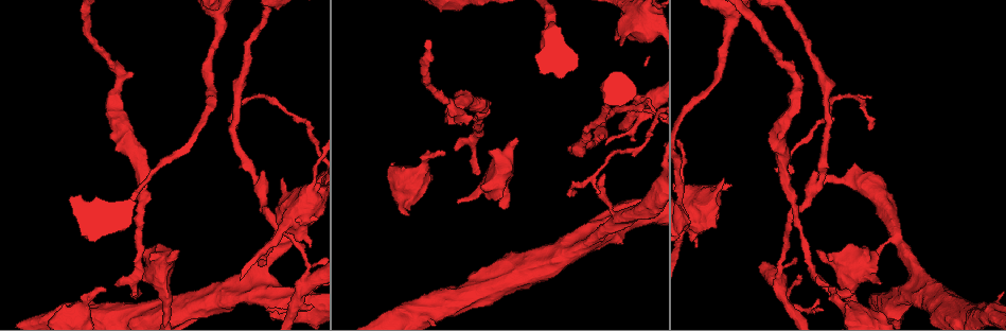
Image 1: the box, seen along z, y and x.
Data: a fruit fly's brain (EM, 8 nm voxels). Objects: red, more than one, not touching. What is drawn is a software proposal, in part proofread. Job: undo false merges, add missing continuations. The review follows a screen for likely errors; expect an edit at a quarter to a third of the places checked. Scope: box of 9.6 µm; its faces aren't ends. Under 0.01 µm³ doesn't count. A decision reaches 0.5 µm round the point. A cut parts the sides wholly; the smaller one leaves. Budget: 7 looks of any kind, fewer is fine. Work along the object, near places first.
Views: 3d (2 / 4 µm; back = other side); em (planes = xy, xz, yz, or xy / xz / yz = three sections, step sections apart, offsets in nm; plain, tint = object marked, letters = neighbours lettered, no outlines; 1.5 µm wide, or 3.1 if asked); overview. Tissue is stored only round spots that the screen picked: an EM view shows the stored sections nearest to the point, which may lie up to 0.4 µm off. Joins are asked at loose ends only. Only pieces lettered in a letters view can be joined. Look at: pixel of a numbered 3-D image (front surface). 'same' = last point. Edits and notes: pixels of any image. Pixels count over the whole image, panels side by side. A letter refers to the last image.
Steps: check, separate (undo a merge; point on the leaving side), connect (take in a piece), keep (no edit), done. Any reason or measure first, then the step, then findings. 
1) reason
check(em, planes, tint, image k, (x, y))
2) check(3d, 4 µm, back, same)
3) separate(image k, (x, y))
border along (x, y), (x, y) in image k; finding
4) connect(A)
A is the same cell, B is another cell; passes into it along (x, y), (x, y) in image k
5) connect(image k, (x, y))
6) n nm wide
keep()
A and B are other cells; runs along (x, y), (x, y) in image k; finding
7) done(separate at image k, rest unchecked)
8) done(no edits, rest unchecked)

arms run side by side
check(em, planes, tint, image 1, (790, 310))

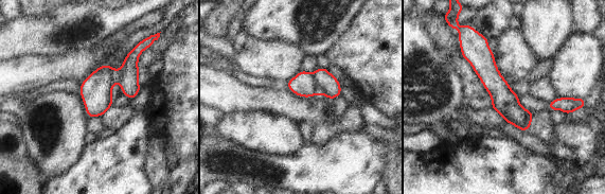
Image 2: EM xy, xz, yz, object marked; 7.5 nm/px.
check(em, planes, letters, same)

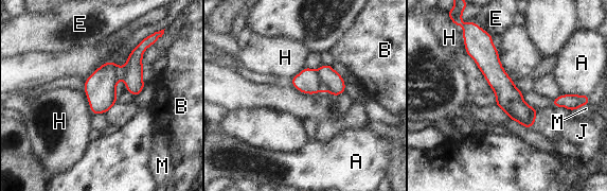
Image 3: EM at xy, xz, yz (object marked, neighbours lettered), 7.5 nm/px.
separate(image 3, (307, 81))
A, B, E, H, J and M are other cells; the part that leaves runs along (485, 42), (488, 64), (529, 125) in image 3; a second neuron is stuck on

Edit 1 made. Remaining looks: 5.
free end
check(em, planes, letters, image 1, (176, 249))

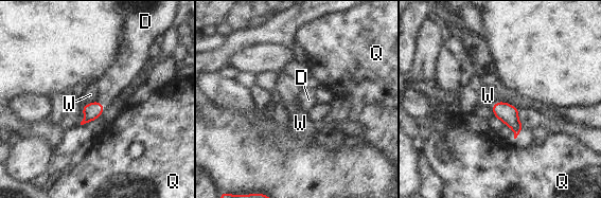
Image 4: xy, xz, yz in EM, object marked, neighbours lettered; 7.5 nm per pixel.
connect(D)
D is the same cell, Q and W are other cells; passes into it along (91, 111), (102, 105), (119, 77) in image 4; it goes on there

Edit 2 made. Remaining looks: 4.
free end
check(em, planes, letters, image 1, (455, 151))

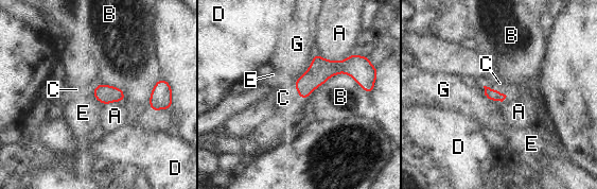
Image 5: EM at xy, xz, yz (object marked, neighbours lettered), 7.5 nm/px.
B touches over 550 nm
keep()
A, B, C, D, E and G are other cells; runs along (361, 83), (348, 68), (328, 68), (297, 85) in image 5; no lettered piece goes on from it

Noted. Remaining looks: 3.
done(separate at image 3, connect at image 4, rest unchecked)

